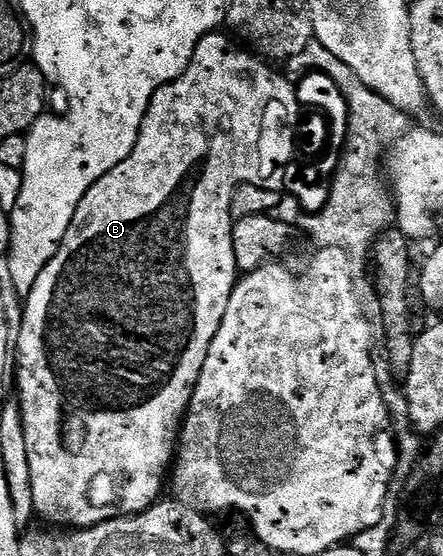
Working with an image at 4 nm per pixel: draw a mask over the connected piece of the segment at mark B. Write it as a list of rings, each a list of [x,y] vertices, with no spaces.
[[[216,30],[201,38],[185,74],[181,74],[173,83],[161,86],[161,90],[153,94],[133,154],[129,154],[129,158],[125,158],[121,166],[105,174],[105,178],[101,178],[91,187],[89,194],[81,198],[81,206],[77,206],[77,214],[73,214],[73,222],[65,238],[59,243],[57,254],[51,259],[49,266],[41,270],[33,290],[25,298],[23,325],[17,337],[17,398],[23,411],[25,450],[29,450],[29,478],[33,482],[35,516],[48,525],[62,526],[67,530],[92,528],[118,516],[136,516],[164,495],[163,479],[166,476],[168,479],[169,469],[177,455],[183,418],[187,415],[187,408],[205,366],[205,358],[209,354],[209,346],[213,346],[213,338],[217,338],[217,330],[225,318],[225,310],[229,310],[229,298],[237,283],[231,233],[233,190],[238,184],[263,184],[263,172],[267,176],[273,175],[274,160],[279,156],[275,148],[283,148],[284,161],[291,162],[296,159],[298,102],[294,83],[282,71],[274,72],[271,69],[274,67],[266,59],[240,46],[230,35],[227,37],[222,36],[223,34],[222,31]]]

